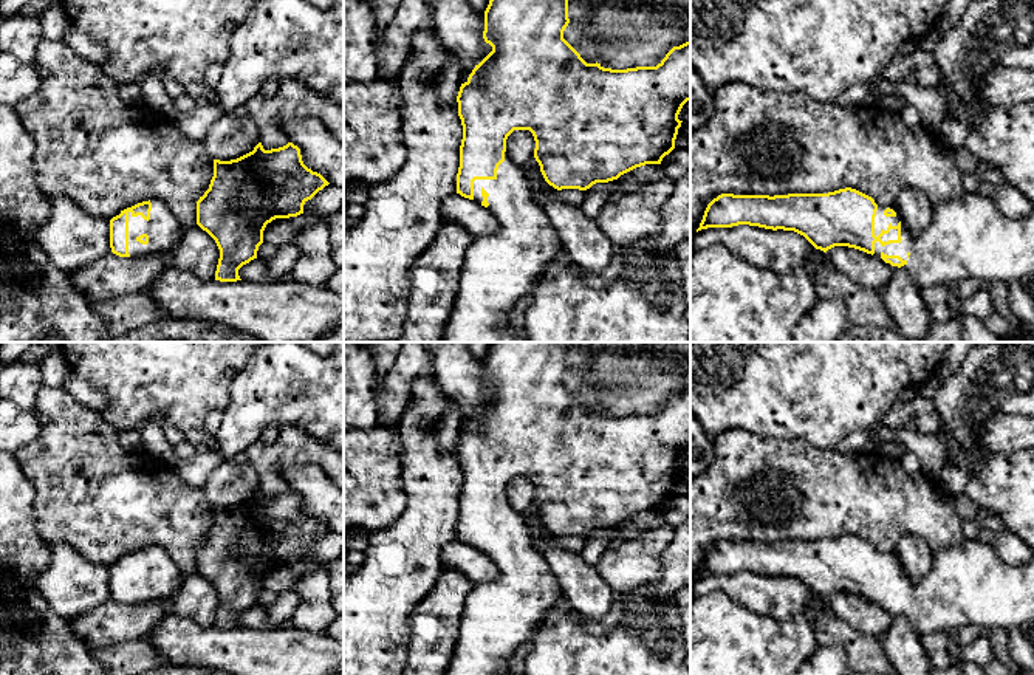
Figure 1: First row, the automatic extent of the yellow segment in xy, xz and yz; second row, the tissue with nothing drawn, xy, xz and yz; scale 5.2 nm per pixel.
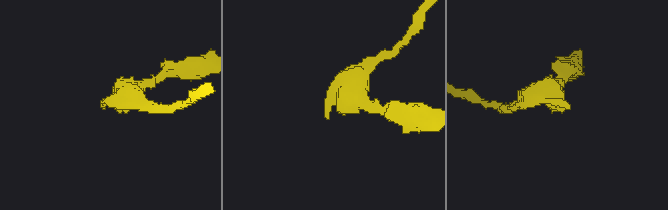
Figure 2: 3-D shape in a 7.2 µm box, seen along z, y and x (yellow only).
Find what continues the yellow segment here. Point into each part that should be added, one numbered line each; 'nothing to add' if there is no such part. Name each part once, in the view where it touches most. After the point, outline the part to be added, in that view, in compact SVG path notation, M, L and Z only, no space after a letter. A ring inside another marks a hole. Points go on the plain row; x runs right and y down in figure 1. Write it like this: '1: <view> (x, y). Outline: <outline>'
1: yz (969, 584). Outline: M972 539L950 548L940 550L932 560L930 573L913 581L902 570L893 550L878 551L875 582L888 573L901 573L901 588L882 593L875 590L875 604L881 601L899 602L907 610L901 613L919 633L957 632L964 625L984 629L1023 629L1034 624L1034 559L1022 567L1008 565L989 545Z

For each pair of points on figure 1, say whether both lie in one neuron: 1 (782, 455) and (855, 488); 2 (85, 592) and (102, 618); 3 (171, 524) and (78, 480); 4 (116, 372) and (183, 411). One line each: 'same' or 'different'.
1: same
2: different
3: same
4: same

